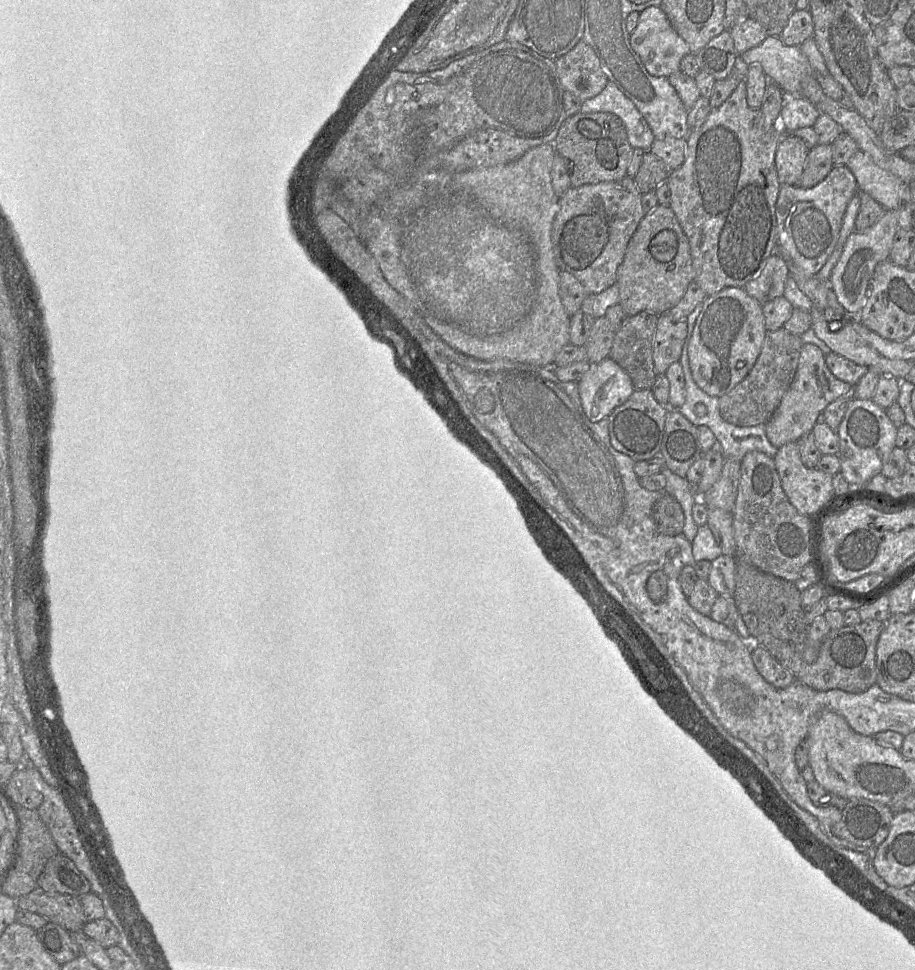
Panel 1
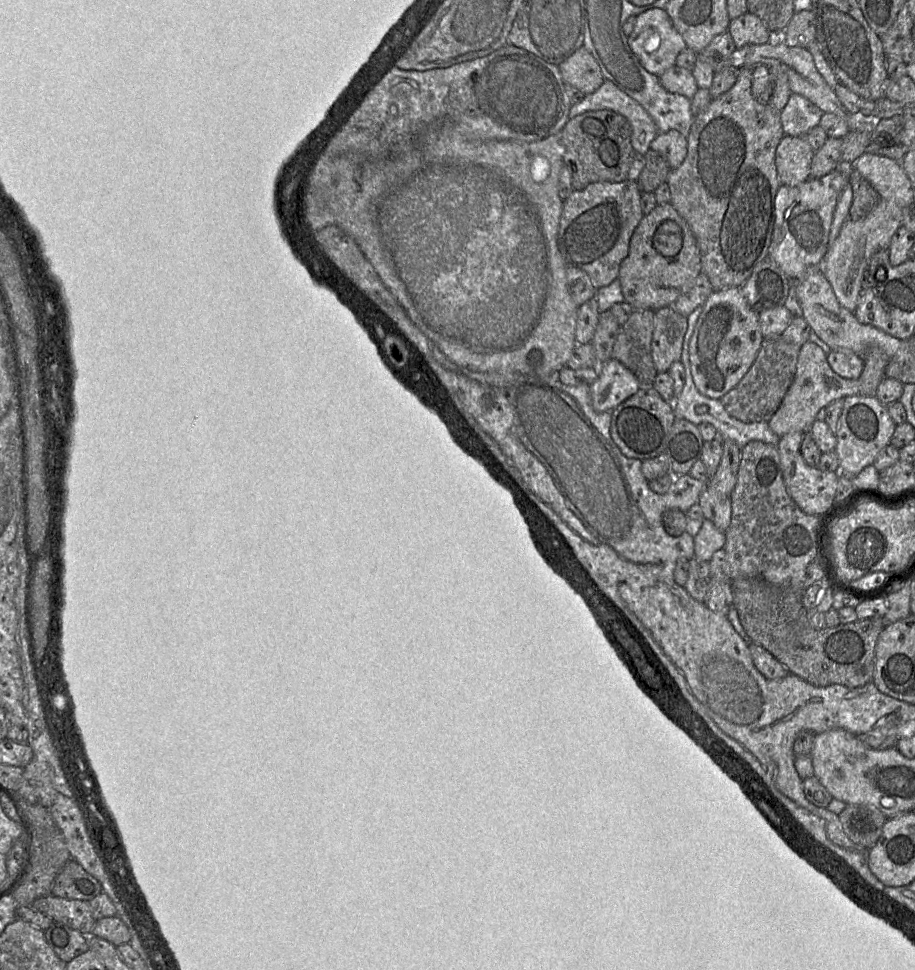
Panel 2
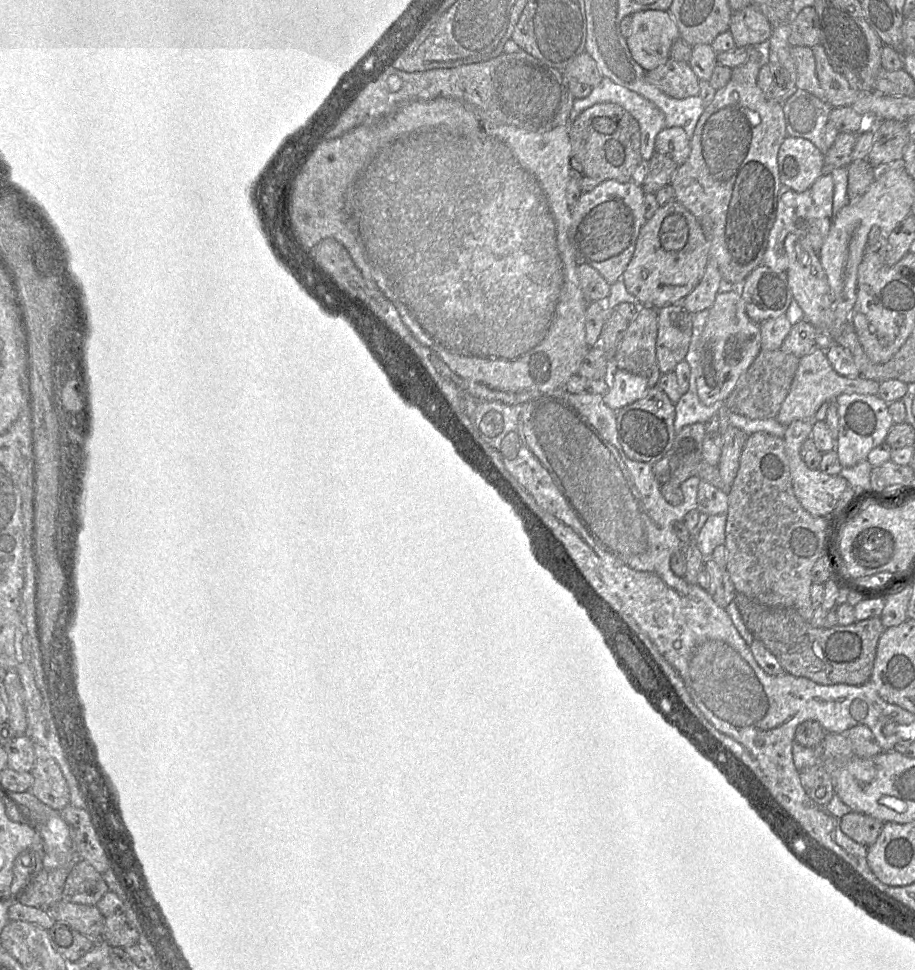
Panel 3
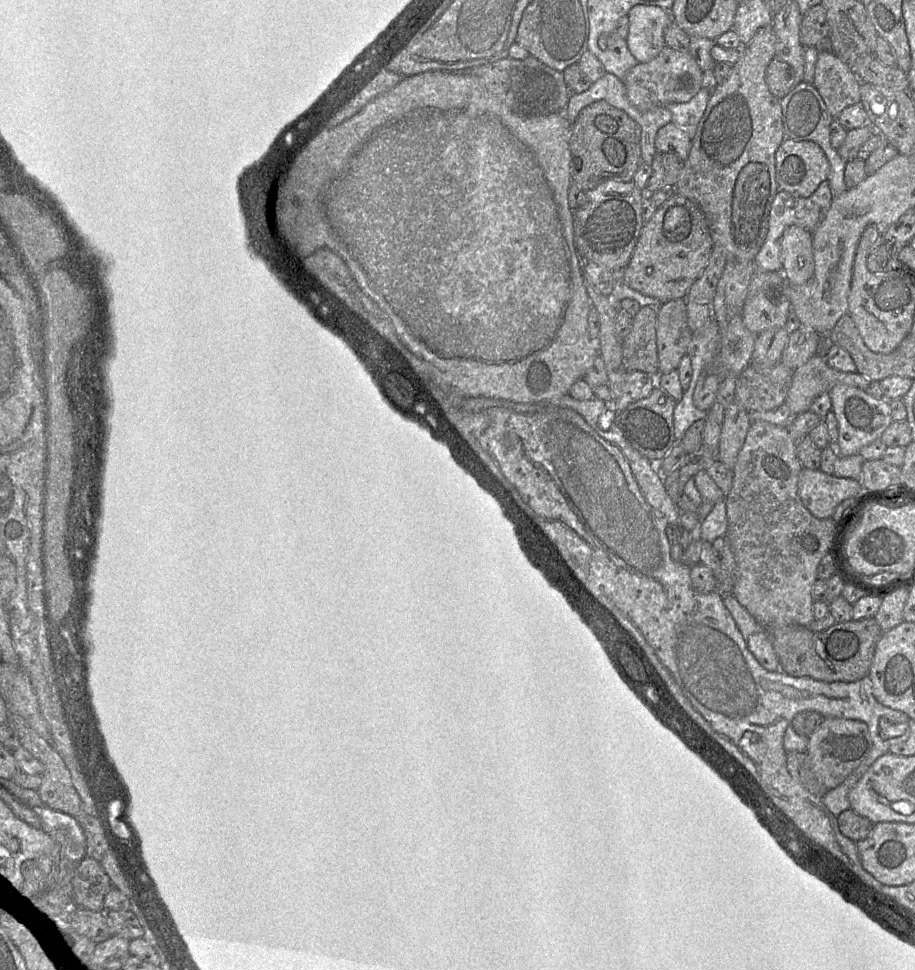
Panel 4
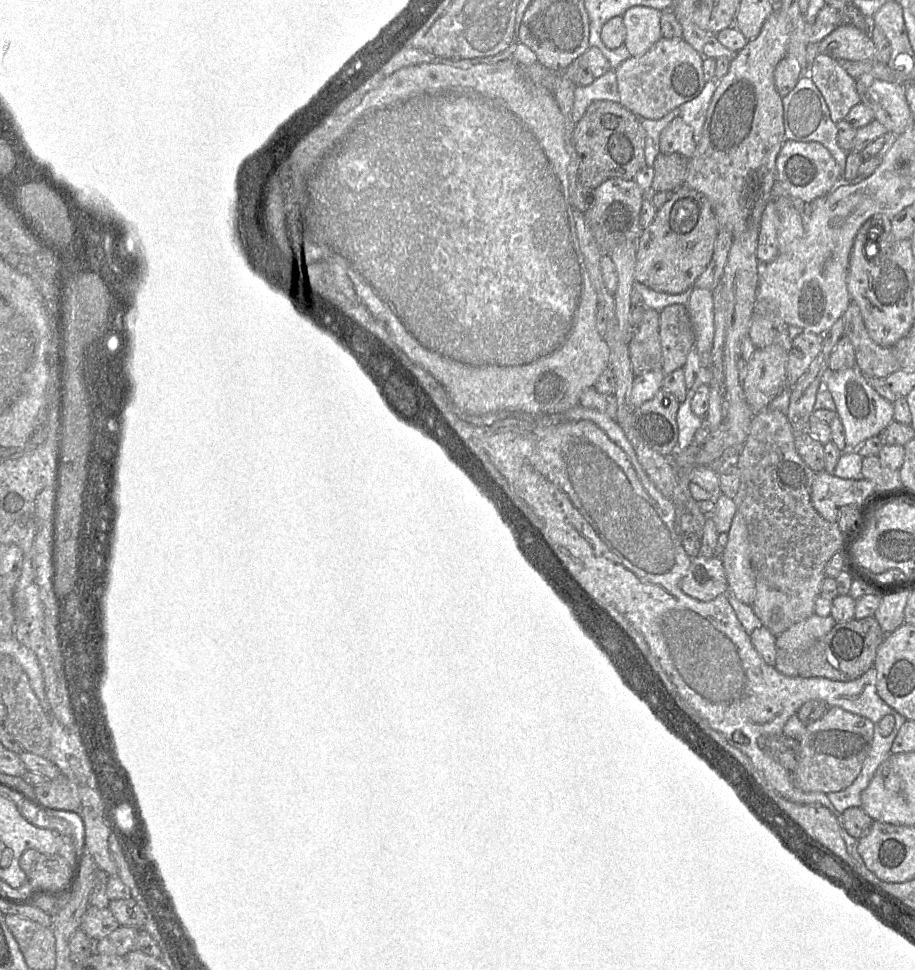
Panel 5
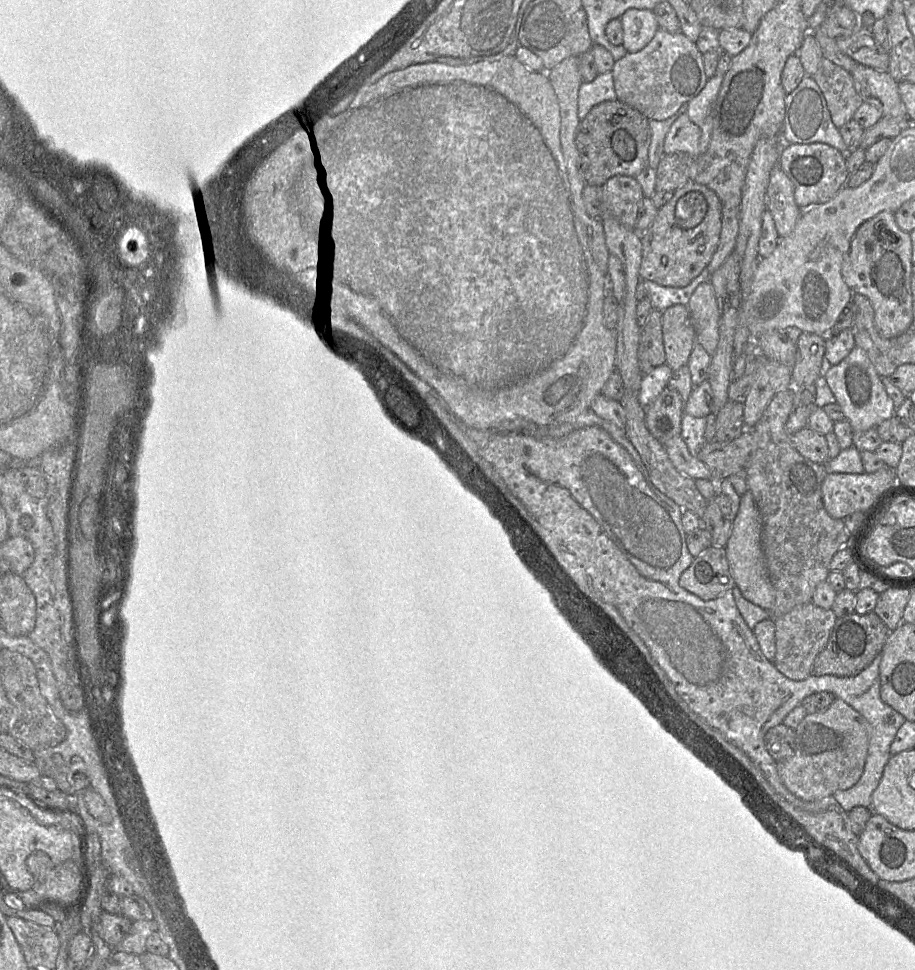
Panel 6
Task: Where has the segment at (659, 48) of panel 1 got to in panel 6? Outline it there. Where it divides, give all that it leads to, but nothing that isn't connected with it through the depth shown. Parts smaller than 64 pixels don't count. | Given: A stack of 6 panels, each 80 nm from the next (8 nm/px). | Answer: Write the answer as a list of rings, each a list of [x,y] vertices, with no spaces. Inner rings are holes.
[[[629,9],[620,19],[623,27],[622,46],[628,53],[642,50],[659,29],[656,17],[651,10]]]

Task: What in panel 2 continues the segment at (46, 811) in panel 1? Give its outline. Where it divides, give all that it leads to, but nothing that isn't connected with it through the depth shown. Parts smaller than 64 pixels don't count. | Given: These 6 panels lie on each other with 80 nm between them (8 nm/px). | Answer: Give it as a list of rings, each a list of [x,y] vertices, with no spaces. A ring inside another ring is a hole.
[[[57,793],[56,800],[49,811],[63,837],[71,859],[79,863],[87,873],[100,883],[102,893],[108,896],[116,908],[115,917],[118,917],[128,929],[133,929],[129,918],[123,914],[122,906],[93,849],[83,817],[74,800]]]

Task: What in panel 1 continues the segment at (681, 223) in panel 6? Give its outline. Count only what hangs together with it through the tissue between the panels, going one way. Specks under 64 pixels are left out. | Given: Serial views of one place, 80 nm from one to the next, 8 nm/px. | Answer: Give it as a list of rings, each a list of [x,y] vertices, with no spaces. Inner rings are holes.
[[[657,205],[640,221],[617,270],[619,304],[628,316],[643,311],[664,314],[681,300],[692,281],[694,269],[688,238],[670,205]]]

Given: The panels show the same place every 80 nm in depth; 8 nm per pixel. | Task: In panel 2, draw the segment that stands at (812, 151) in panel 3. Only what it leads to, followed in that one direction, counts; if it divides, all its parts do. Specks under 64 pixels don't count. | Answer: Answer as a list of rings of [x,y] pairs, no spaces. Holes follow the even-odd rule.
[[[783,136],[776,149],[776,168],[782,186],[797,186],[810,178],[814,152],[803,137]]]

